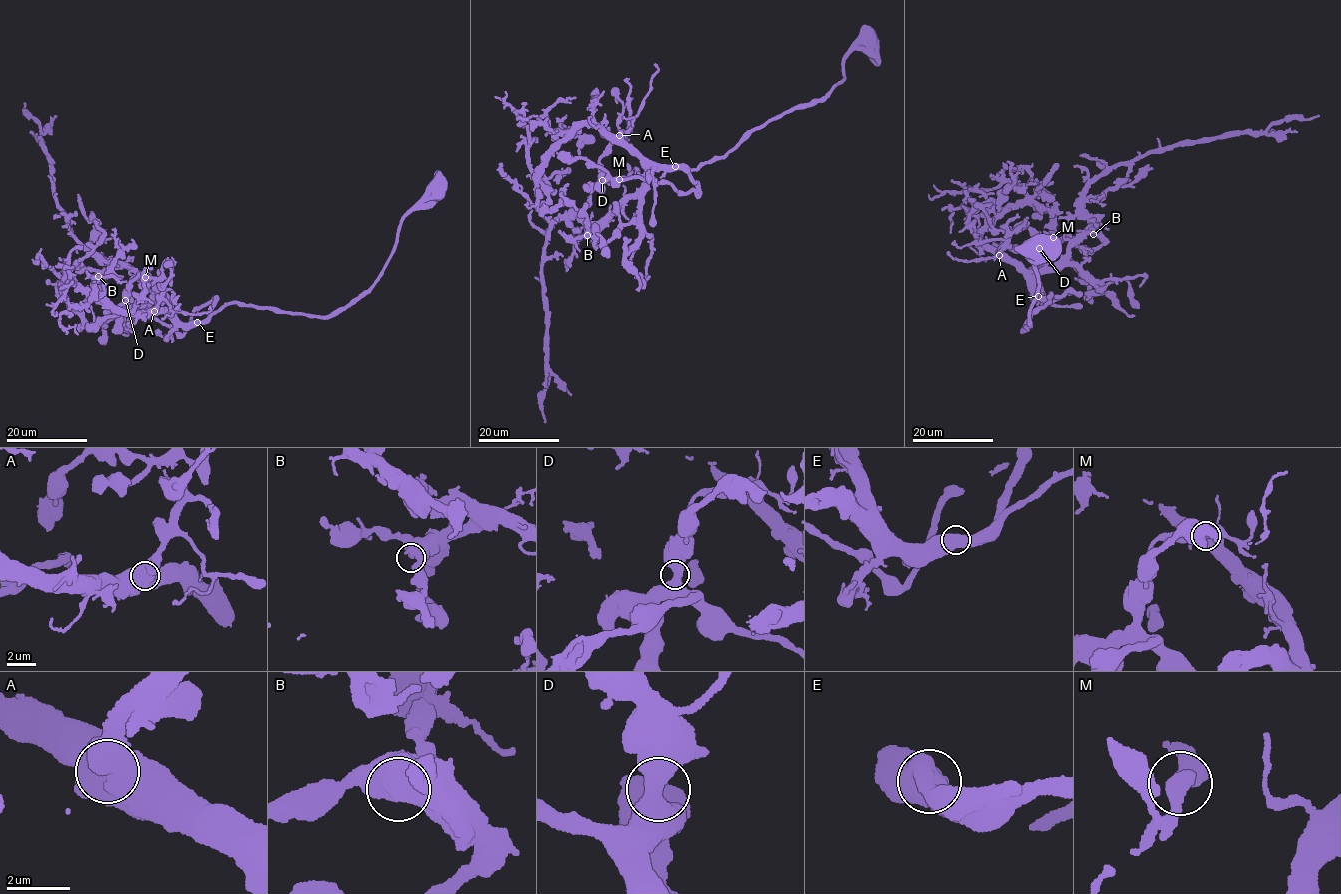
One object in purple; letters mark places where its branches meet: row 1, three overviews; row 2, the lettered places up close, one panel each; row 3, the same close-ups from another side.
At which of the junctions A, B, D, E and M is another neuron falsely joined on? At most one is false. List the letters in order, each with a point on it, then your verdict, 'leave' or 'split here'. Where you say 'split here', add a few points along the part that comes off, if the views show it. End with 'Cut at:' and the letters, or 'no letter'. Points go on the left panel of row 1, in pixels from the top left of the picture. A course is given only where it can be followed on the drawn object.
A: place (154, 311); leave
B: place (98, 276); leave
D: place (125, 300); leave
E: place (197, 322); leave
M: place (145, 277); leave
Cut at: no letter

